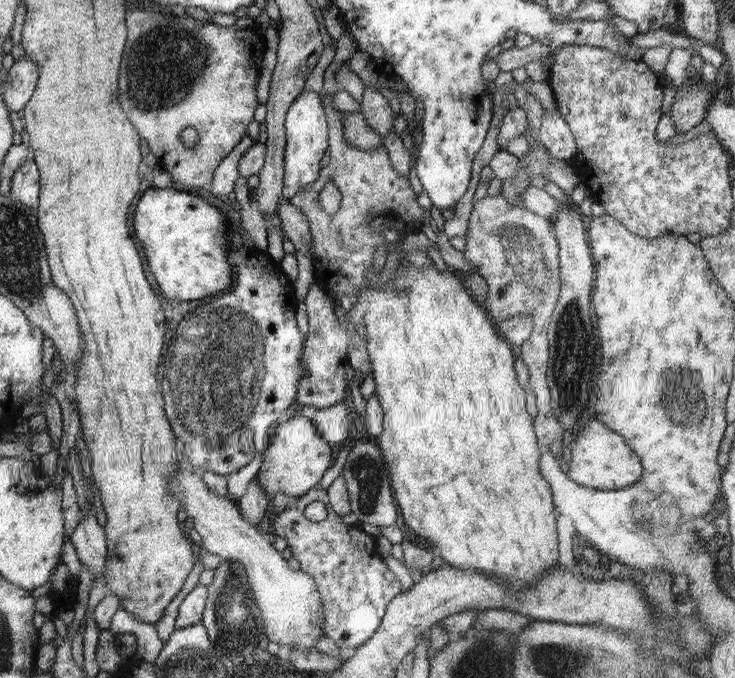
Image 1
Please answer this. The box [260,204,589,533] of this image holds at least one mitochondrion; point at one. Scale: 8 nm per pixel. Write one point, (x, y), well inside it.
(366, 470)

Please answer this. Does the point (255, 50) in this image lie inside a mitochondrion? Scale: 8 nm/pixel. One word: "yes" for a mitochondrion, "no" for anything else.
no

